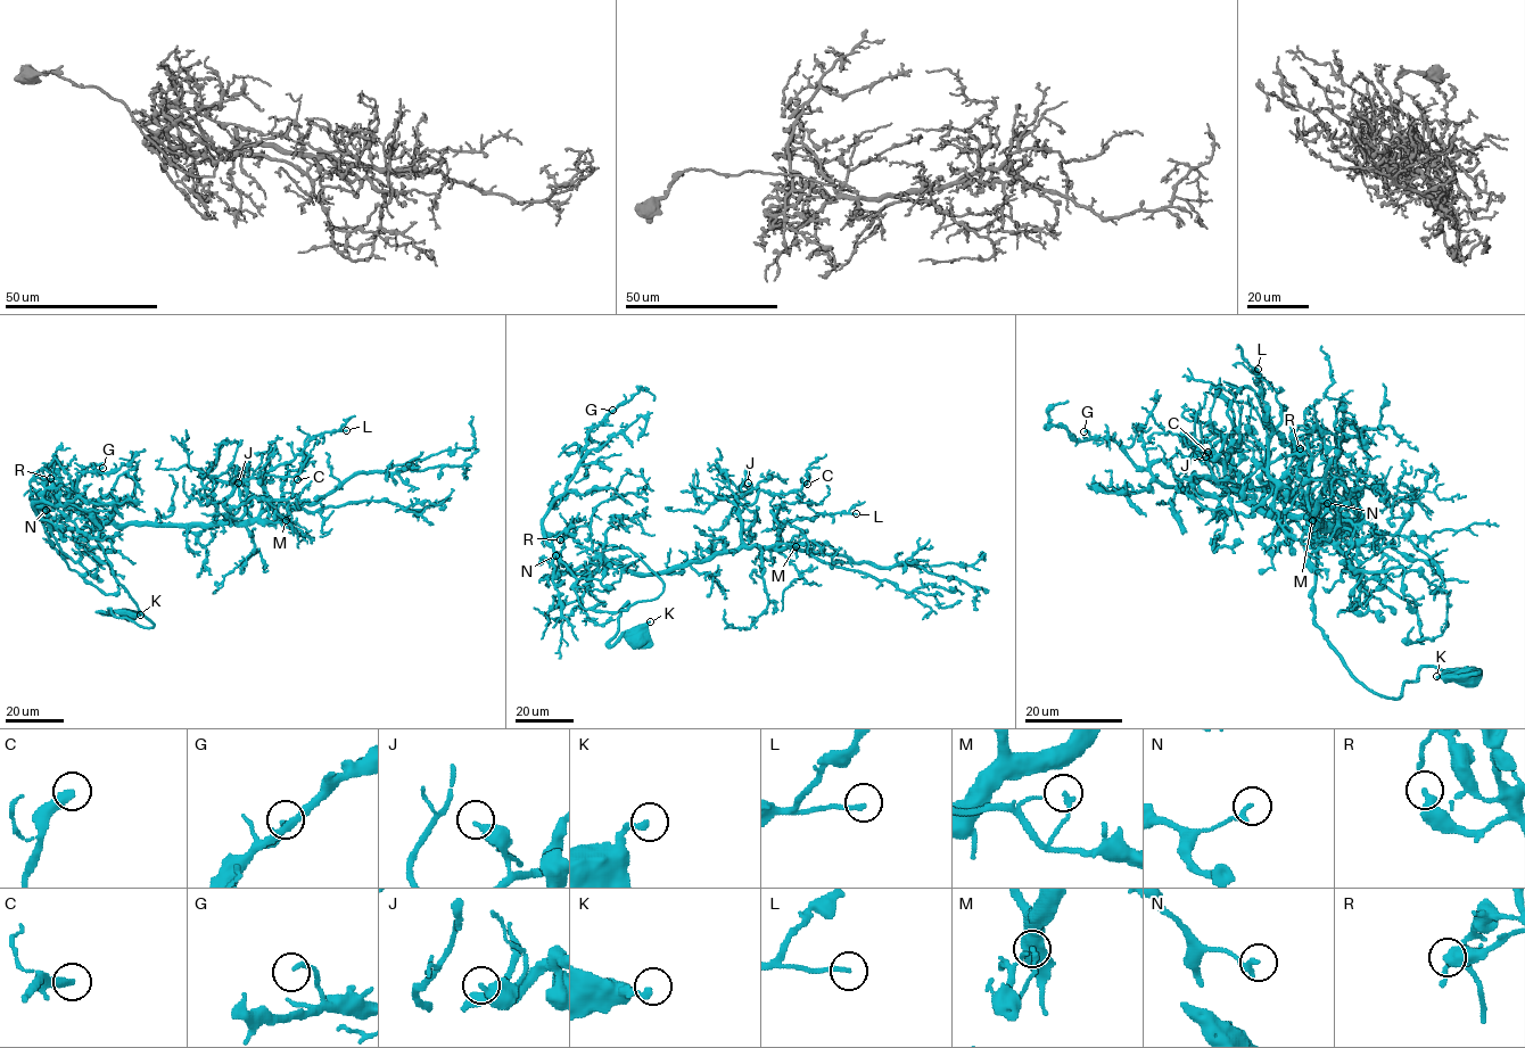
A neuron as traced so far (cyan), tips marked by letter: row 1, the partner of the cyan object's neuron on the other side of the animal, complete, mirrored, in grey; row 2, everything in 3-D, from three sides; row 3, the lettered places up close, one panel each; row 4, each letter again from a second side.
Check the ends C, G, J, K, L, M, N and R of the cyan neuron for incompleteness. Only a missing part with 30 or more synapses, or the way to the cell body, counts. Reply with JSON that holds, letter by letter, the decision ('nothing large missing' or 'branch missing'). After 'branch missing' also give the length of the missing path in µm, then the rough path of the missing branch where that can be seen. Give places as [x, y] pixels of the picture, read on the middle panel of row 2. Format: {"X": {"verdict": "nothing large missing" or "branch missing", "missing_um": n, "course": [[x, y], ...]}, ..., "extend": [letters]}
{"C": {"verdict": "branch missing", "missing_um": 45, "course": [[807, 484], [874, 511], [889, 510], [895, 501]]}, "G": {"verdict": "nothing large missing"}, "J": {"verdict": "nothing large missing"}, "K": {"verdict": "nothing large missing"}, "L": {"verdict": "nothing large missing"}, "M": {"verdict": "nothing large missing"}, "N": {"verdict": "nothing large missing"}, "R": {"verdict": "nothing large missing"}, "extend": ["C"]}

